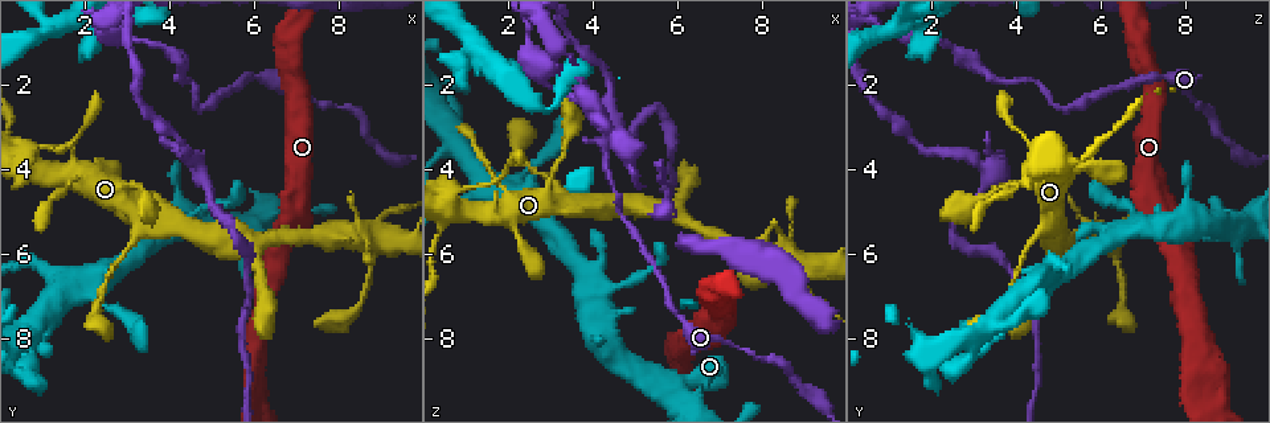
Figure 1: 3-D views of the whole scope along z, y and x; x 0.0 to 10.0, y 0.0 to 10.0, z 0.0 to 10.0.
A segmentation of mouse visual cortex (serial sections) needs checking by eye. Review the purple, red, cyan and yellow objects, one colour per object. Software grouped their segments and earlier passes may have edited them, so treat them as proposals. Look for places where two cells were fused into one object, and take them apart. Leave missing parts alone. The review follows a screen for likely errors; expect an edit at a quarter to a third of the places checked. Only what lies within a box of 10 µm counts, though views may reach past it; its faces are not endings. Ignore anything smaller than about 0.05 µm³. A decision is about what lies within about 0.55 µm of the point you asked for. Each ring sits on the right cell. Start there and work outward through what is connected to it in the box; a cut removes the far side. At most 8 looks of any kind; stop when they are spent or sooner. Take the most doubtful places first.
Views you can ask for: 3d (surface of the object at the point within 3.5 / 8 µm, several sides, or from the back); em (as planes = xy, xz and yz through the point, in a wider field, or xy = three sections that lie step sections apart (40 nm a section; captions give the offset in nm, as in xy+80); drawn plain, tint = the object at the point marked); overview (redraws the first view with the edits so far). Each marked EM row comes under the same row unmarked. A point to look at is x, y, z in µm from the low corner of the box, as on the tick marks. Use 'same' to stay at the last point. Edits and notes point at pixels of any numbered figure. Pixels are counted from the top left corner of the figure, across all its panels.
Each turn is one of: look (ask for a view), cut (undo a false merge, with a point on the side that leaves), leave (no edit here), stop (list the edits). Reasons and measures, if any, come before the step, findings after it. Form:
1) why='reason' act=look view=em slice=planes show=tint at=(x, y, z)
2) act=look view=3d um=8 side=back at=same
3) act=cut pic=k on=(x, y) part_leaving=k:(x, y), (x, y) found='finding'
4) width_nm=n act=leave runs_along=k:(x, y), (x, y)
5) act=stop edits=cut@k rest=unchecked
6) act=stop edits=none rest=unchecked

why='sharp bend' act=look view=3d um=8 at=(4.65, 2.60, 5.00)

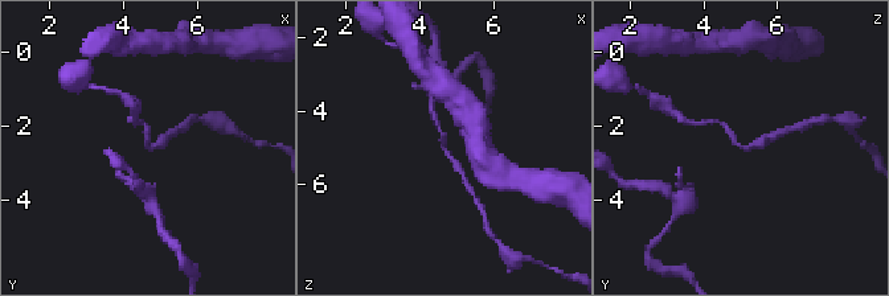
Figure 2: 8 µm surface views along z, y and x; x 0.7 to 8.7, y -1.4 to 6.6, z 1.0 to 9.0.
arm_widths_nm=150,200 why='shape alone is not enough' act=look view=em slice=planes show=tint at=same

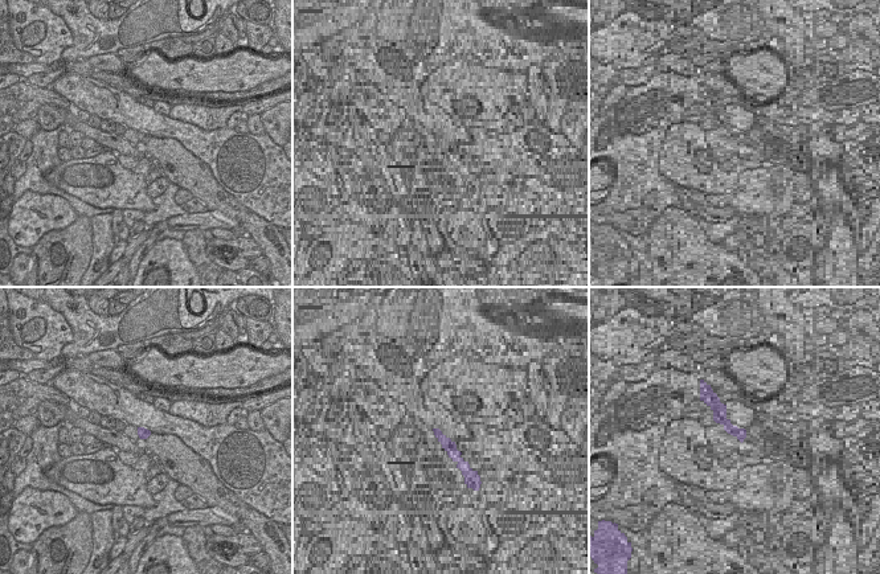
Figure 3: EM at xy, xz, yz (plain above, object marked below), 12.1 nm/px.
act=leave runs_along=2:(463, 175), (434, 120) found='all the same cell'

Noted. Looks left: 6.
why='calibre changes' act=look view=em slice=xy step=3 show=tint at=(4.85, 4.20, 3.30)

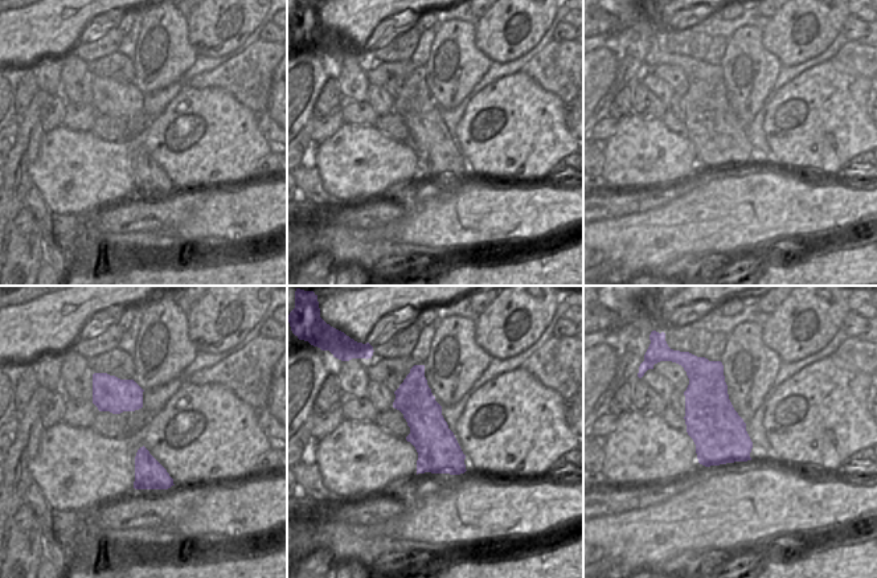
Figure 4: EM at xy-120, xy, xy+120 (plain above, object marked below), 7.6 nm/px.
why='see where the arms go' act=look view=3d um=3.5 at=same

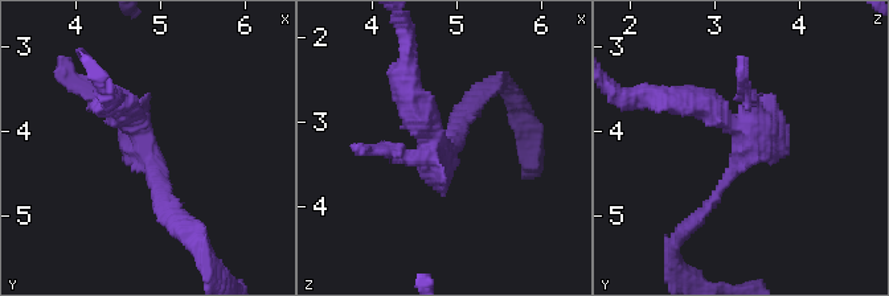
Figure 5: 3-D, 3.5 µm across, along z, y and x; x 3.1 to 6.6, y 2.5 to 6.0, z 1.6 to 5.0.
width_nm=320 act=leave runs_along=5:(109, 99), (142, 135), (169, 217) found='one cell here'

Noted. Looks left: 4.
why='narrows sharply' act=look view=3d um=8 at=(7.50, 2.45, 8.25)

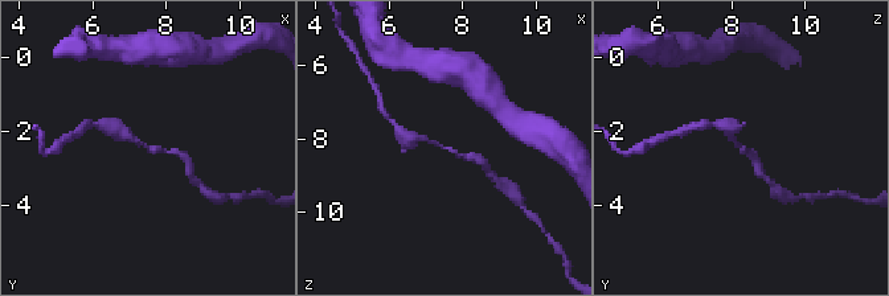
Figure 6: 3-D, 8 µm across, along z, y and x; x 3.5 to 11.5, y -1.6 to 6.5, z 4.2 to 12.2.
act=look view=3d um=3.5 at=same

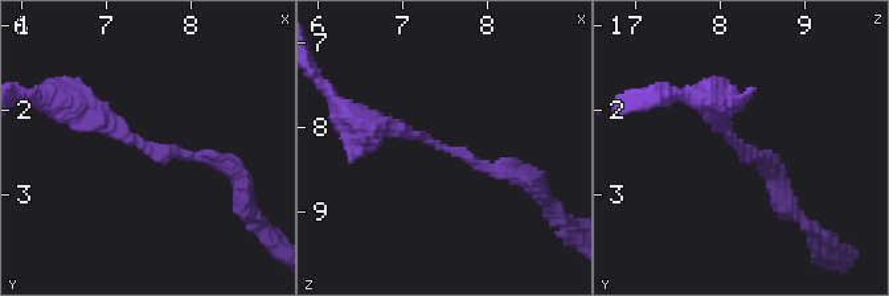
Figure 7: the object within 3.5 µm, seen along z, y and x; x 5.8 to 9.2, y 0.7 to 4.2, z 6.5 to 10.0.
arm_widths_nm=200,250 act=look view=em slice=xy step=2 show=tint at=(7.55, 2.40, 8.25)

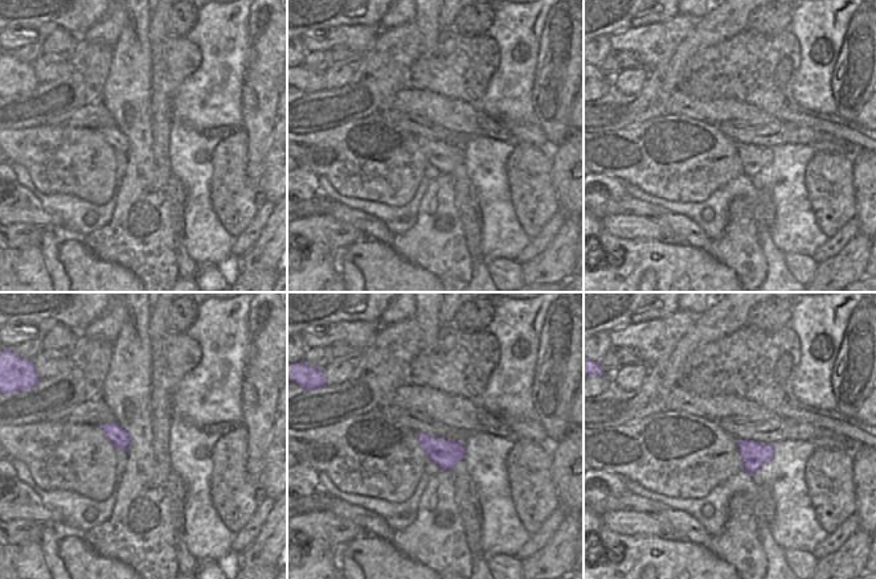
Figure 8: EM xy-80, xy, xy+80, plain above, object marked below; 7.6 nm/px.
act=leave runs_along=7:(68, 101), (140, 146), (230, 165) found='one cell here'

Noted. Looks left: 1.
act=stop edits=none rest=unchecked

